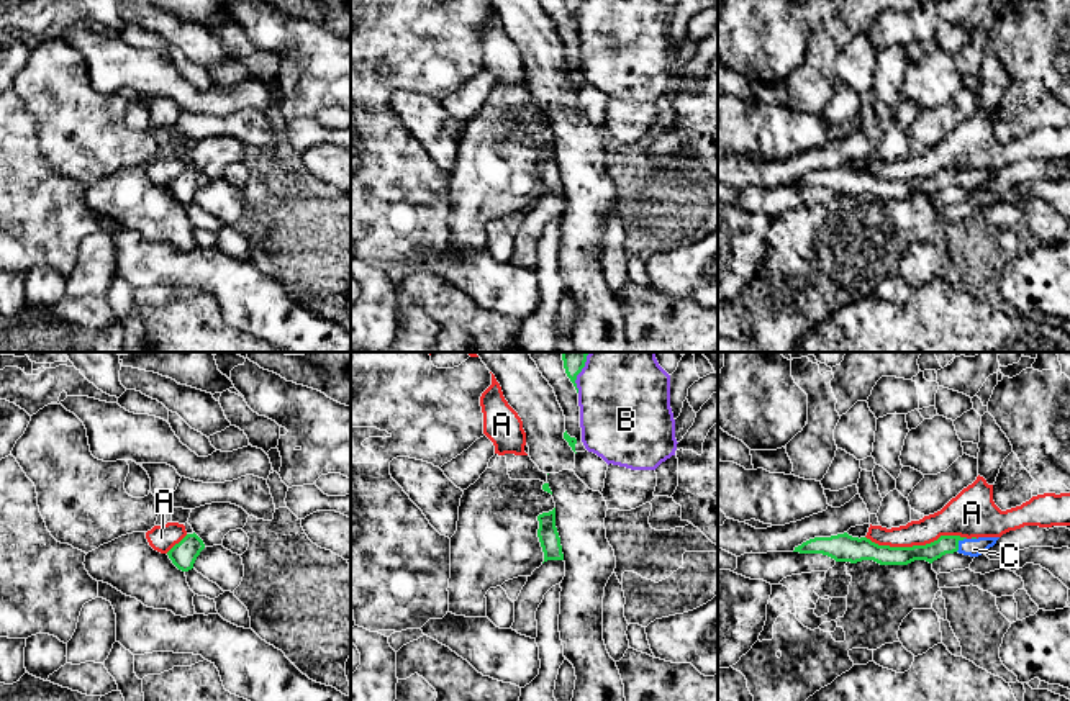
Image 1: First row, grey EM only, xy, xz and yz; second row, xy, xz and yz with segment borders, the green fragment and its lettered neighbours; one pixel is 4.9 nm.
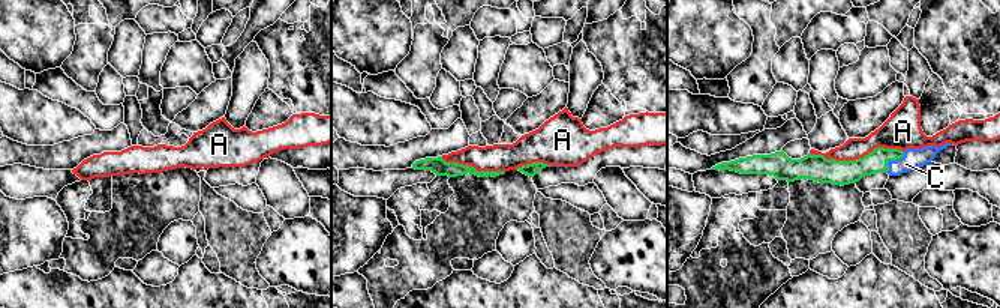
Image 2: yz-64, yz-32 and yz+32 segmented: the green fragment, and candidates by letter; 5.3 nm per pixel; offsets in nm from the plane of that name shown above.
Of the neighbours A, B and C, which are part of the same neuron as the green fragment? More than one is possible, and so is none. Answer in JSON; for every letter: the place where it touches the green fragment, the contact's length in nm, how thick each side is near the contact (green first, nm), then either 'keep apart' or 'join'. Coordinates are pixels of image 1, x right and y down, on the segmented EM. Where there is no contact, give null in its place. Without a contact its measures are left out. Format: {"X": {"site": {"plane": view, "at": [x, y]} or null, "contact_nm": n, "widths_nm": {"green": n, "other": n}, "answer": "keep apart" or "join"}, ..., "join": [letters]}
{"A": {"site": {"plane": "yz", "at": [916, 546]}, "contact_nm": 500, "widths_nm": {"green": 100, "other": 180}, "answer": "keep apart"}, "B": {"site": {"plane": "xz", "at": [580, 370]}, "contact_nm": 220, "widths_nm": {"green": 130, "other": 440}, "answer": "keep apart"}, "C": {"site": {"plane": "yz", "at": [957, 544]}, "contact_nm": 90, "widths_nm": {"green": 100, "other": 90}, "answer": "join"}, "join": ["C"]}

